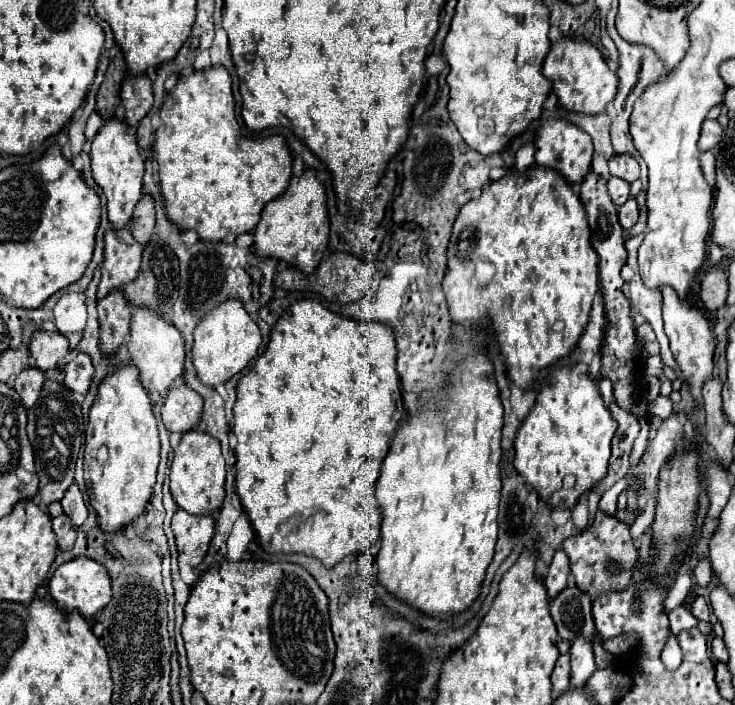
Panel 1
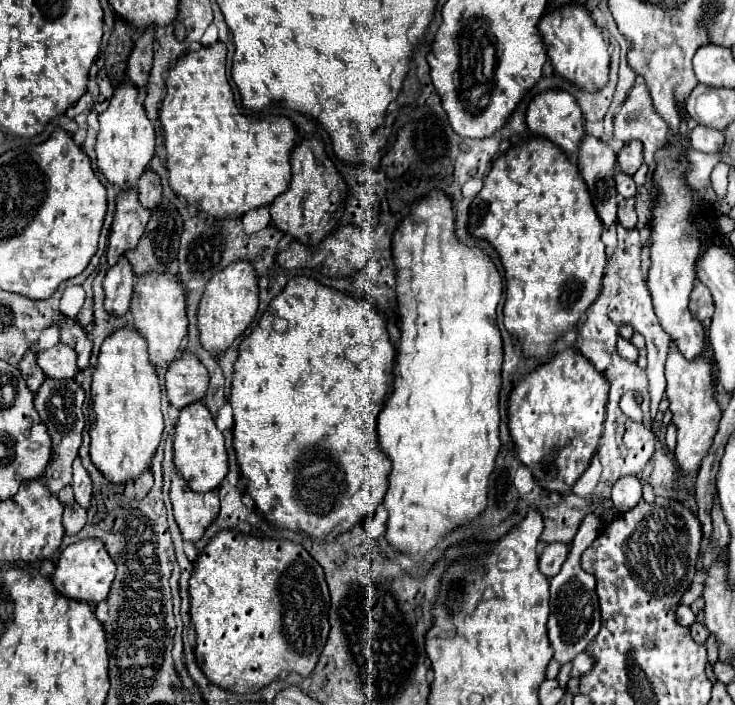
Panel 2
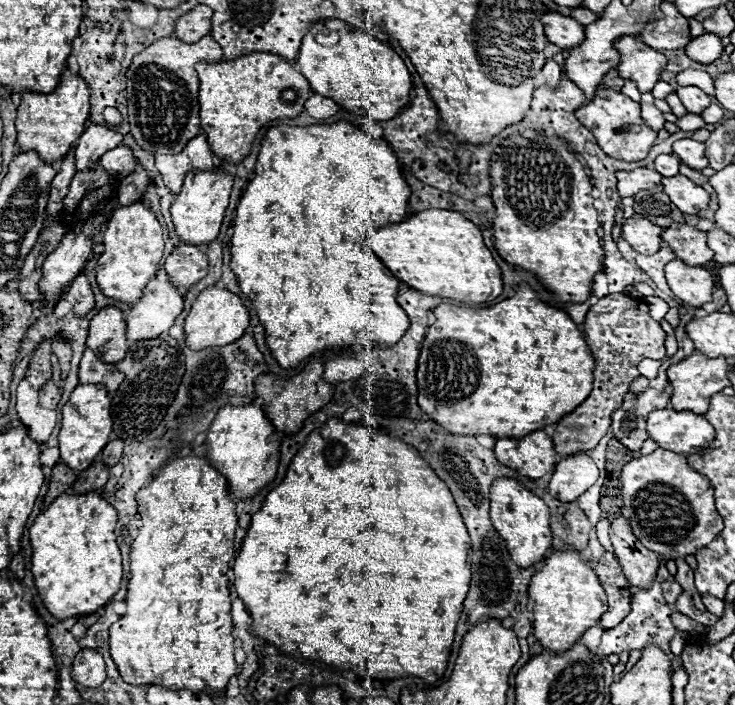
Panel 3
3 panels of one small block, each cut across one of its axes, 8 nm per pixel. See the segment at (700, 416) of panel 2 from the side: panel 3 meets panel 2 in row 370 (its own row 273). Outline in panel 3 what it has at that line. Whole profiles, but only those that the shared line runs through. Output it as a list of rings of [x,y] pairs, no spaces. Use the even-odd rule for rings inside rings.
[[[674,258],[664,266],[666,280],[676,298],[684,304],[700,308],[706,302],[712,302],[714,276],[702,266],[686,266],[680,258]]]

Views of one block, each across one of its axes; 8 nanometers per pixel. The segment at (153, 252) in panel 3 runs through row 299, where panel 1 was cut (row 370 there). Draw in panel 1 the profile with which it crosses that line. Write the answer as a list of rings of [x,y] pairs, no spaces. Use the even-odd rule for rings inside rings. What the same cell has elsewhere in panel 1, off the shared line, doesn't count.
[[[126,362],[118,366],[118,372],[112,372],[102,380],[98,386],[98,396],[90,408],[90,422],[88,422],[88,438],[86,438],[86,454],[84,454],[84,480],[86,480],[86,492],[90,496],[90,504],[100,516],[100,526],[106,532],[124,528],[128,522],[132,522],[136,516],[140,516],[146,508],[146,502],[152,496],[152,486],[156,482],[156,470],[160,462],[160,436],[158,436],[158,424],[154,416],[154,404],[148,396],[148,392],[142,388],[138,380],[138,370],[134,364]],[[106,446],[108,458],[104,462],[98,460],[98,450]]]

